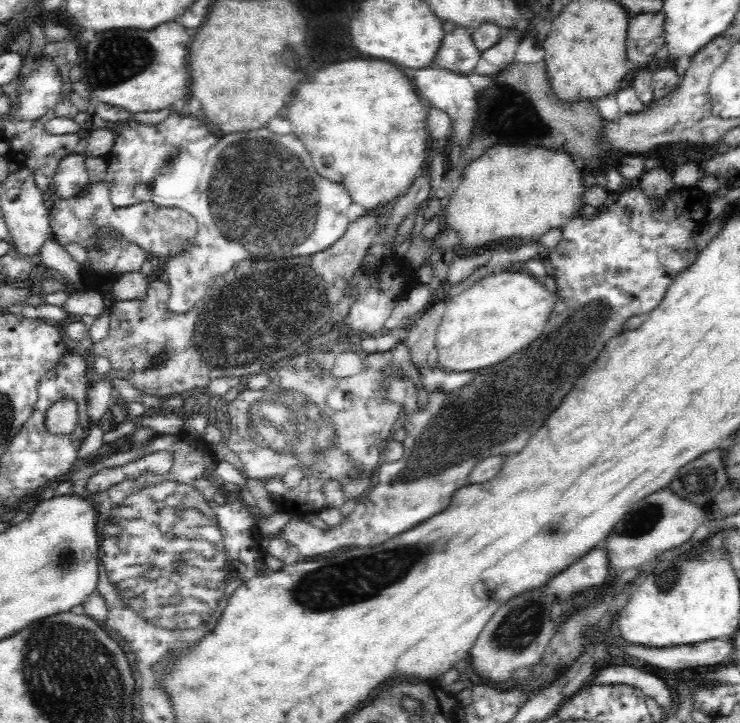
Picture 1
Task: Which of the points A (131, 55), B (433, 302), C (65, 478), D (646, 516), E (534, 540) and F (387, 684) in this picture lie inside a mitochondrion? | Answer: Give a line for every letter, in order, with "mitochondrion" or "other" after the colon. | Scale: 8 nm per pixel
A: mitochondrion
B: other
C: other
D: mitochondrion
E: other
F: other

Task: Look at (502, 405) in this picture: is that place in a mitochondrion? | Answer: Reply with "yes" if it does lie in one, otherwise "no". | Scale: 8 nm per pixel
yes

